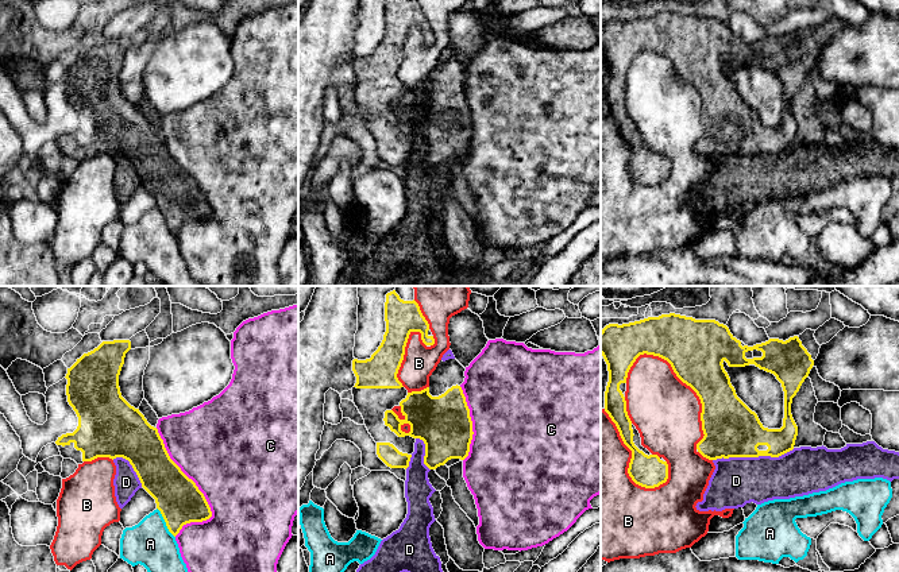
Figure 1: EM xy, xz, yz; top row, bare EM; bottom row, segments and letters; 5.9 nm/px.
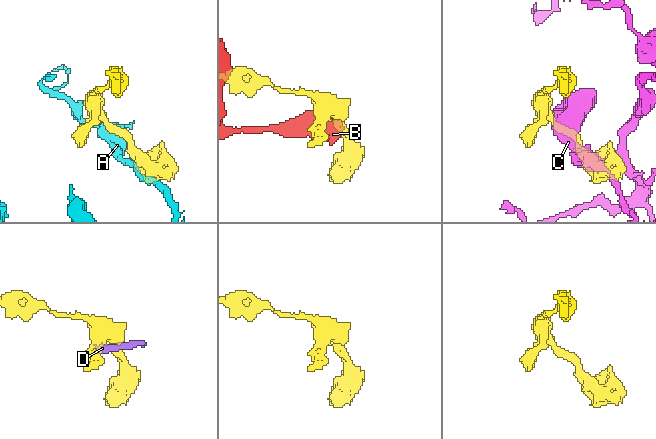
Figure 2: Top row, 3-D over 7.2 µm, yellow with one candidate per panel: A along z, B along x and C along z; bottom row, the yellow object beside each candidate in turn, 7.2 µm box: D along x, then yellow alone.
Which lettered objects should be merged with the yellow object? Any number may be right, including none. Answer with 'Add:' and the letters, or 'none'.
Add: none

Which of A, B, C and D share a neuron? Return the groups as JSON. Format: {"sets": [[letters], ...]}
{"sets": [["A"], ["B"], ["C"], ["D"]]}

